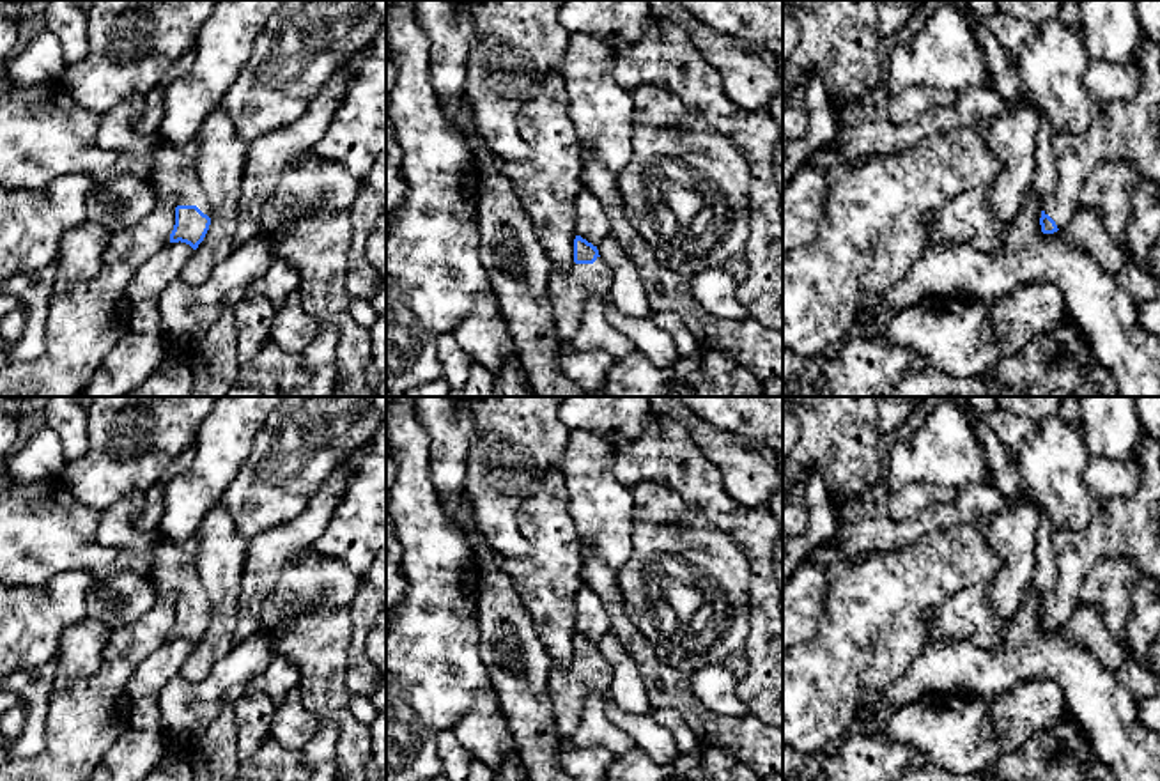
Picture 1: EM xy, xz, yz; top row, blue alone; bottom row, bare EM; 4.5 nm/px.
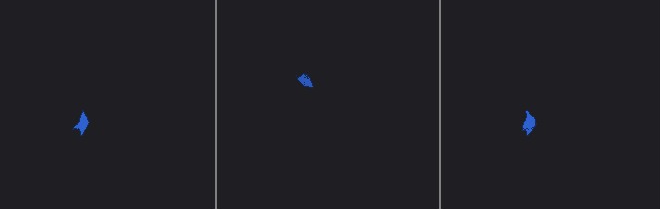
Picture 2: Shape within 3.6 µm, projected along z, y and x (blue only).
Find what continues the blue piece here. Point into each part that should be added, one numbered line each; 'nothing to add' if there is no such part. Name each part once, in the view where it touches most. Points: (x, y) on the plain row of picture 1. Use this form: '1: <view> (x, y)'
1: xy (174, 571)

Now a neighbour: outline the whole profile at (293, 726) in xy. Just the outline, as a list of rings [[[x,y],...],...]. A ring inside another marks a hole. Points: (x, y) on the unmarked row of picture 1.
[[[292,689],[275,708],[269,735],[289,751],[303,751],[317,735],[321,721],[303,705],[299,689]]]

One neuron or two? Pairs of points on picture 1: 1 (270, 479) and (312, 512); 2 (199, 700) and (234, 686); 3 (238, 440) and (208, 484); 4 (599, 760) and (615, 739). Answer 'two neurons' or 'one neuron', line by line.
1: two neurons
2: one neuron
3: one neuron
4: two neurons

